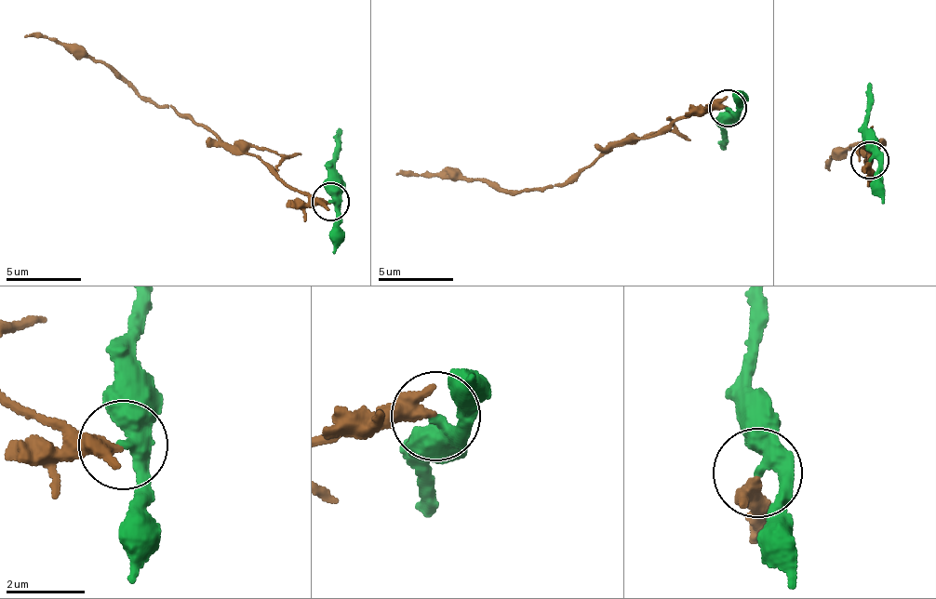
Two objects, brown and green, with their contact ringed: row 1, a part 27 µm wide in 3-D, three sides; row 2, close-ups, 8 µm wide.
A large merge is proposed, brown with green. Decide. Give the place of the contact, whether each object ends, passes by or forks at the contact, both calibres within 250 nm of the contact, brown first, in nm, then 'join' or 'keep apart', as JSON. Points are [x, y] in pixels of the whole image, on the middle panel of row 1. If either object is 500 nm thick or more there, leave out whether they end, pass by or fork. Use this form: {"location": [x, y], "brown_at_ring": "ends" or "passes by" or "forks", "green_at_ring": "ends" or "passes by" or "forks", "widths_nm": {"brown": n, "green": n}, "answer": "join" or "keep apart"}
{"location": [728, 108], "brown_at_ring": "ends", "green_at_ring": "passes by", "widths_nm": {"brown": 400, "green": 360}, "answer": "keep apart"}

